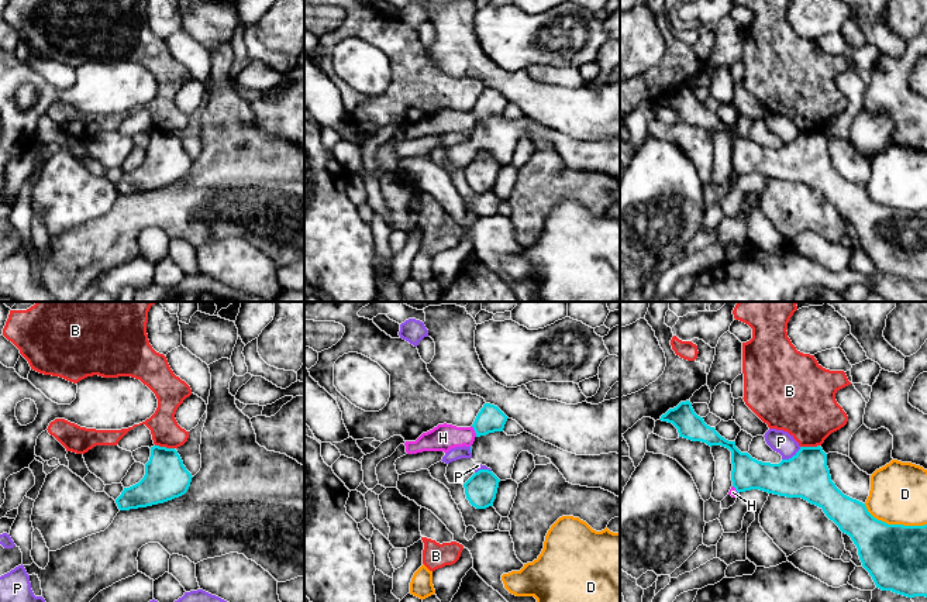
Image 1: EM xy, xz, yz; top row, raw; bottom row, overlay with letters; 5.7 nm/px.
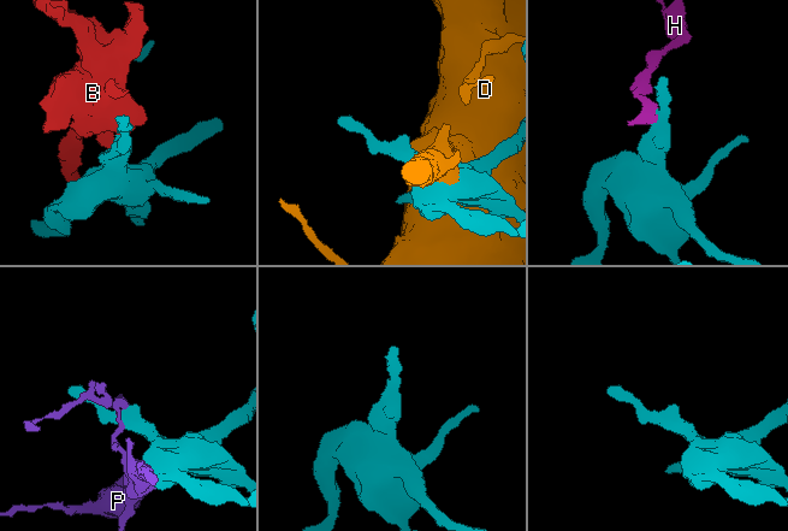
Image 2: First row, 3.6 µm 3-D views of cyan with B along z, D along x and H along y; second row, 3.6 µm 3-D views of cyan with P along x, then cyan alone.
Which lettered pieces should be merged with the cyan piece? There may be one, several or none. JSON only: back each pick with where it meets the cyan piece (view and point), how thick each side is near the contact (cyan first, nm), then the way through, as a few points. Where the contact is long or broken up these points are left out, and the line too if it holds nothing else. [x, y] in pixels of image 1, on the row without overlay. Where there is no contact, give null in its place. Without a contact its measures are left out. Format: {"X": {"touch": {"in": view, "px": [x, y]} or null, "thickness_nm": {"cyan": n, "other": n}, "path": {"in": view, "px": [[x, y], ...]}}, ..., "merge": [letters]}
{"merge": []}

